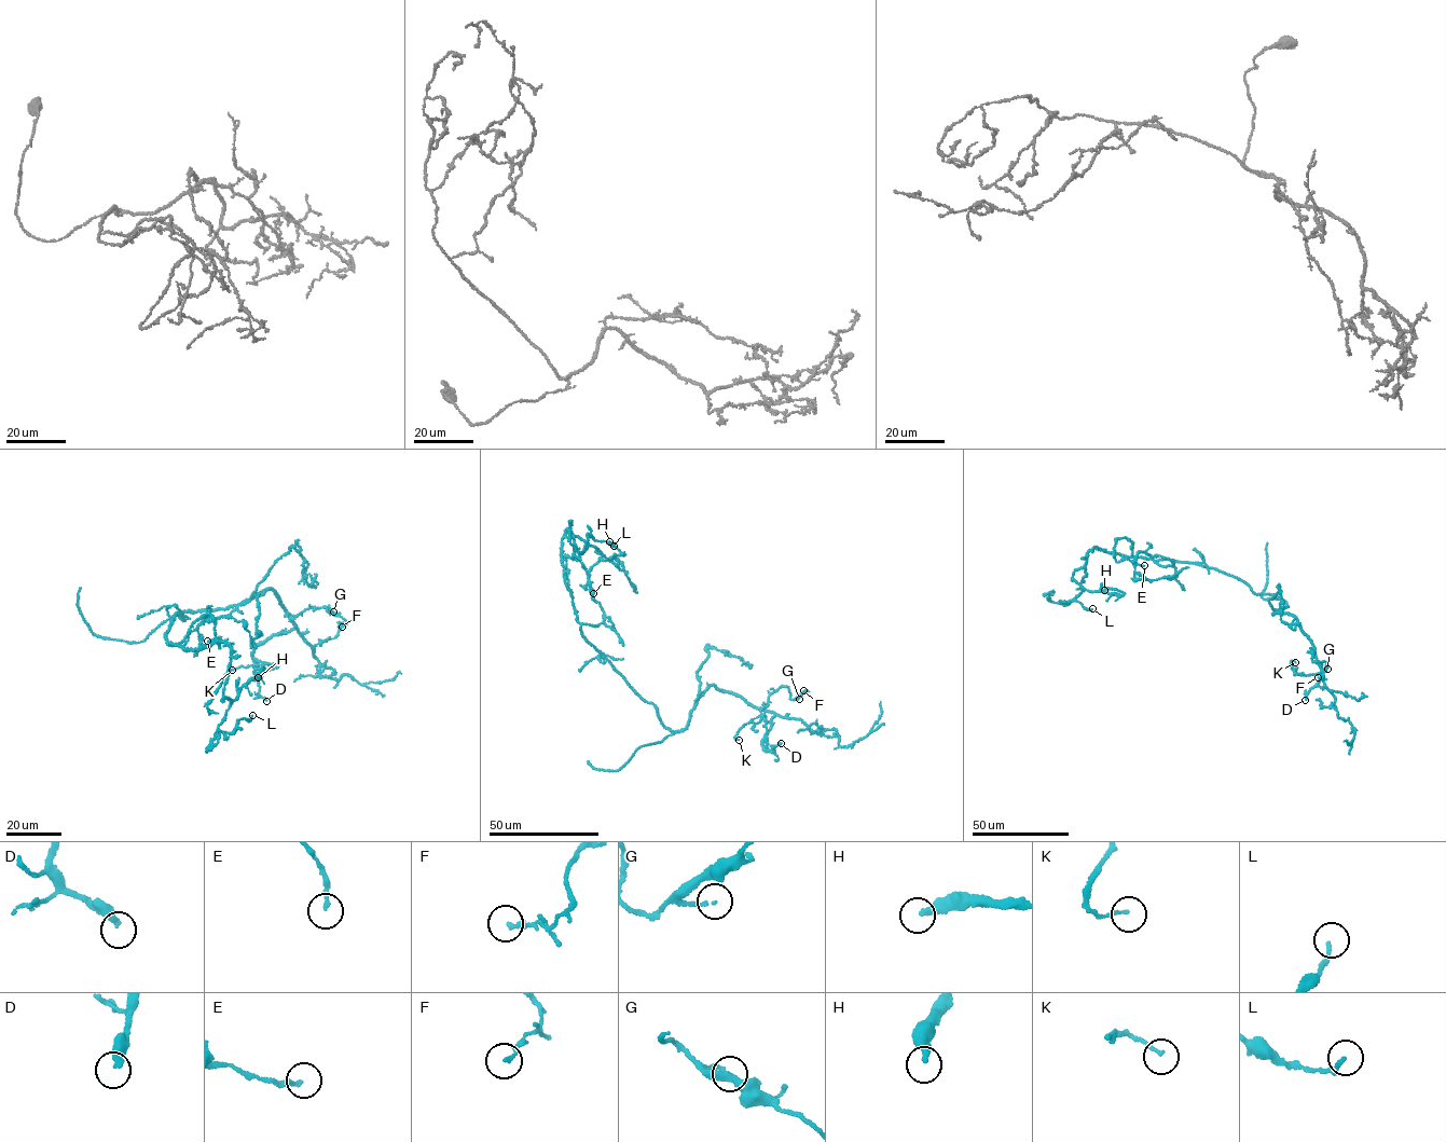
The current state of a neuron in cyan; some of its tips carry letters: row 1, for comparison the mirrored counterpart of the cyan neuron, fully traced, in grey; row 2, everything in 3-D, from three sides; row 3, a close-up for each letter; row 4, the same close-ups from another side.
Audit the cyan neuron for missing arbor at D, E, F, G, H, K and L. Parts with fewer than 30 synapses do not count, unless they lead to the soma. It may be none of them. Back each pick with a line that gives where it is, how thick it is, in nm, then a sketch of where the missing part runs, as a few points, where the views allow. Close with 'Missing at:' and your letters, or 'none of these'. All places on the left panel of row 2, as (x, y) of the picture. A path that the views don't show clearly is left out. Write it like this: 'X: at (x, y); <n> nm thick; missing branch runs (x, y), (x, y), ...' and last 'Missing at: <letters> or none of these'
Missing at: none of these

